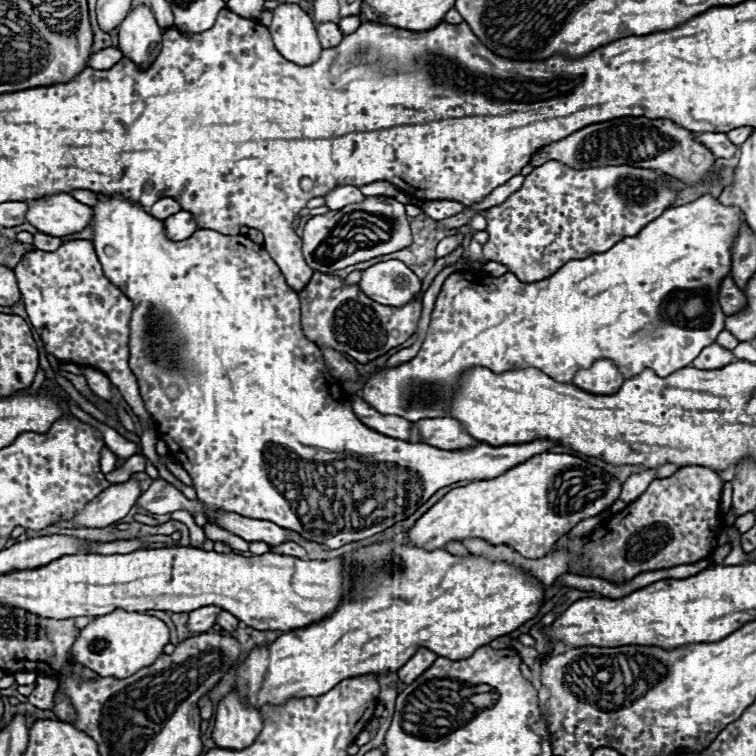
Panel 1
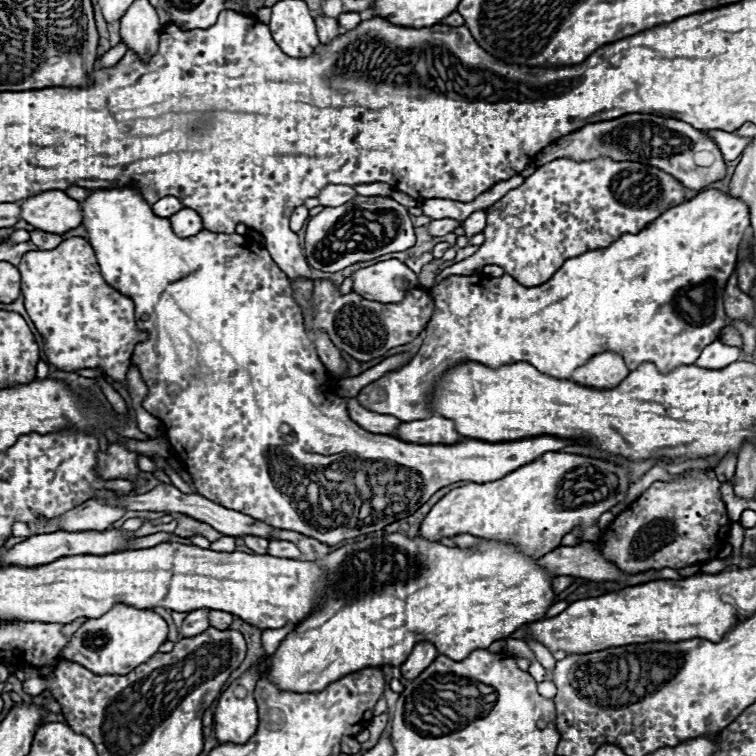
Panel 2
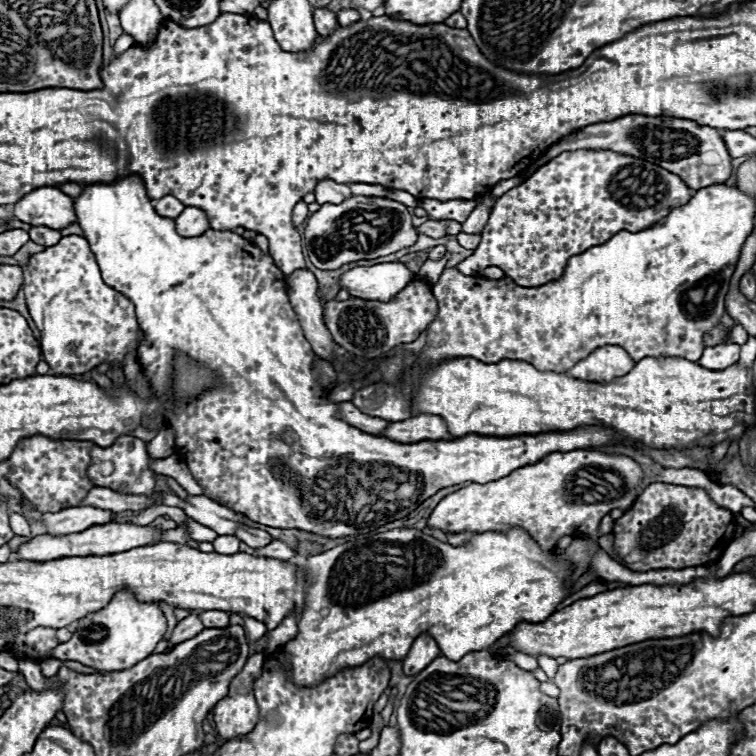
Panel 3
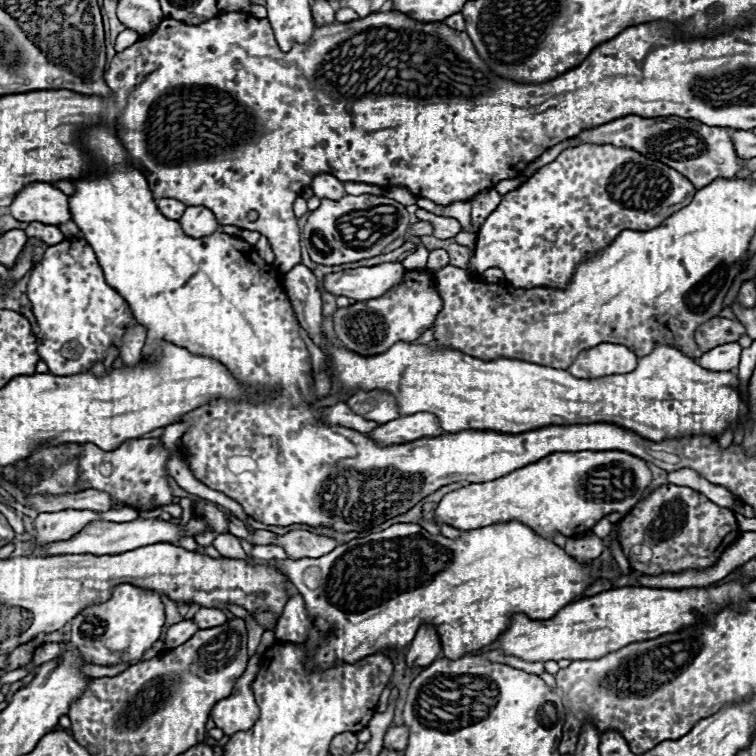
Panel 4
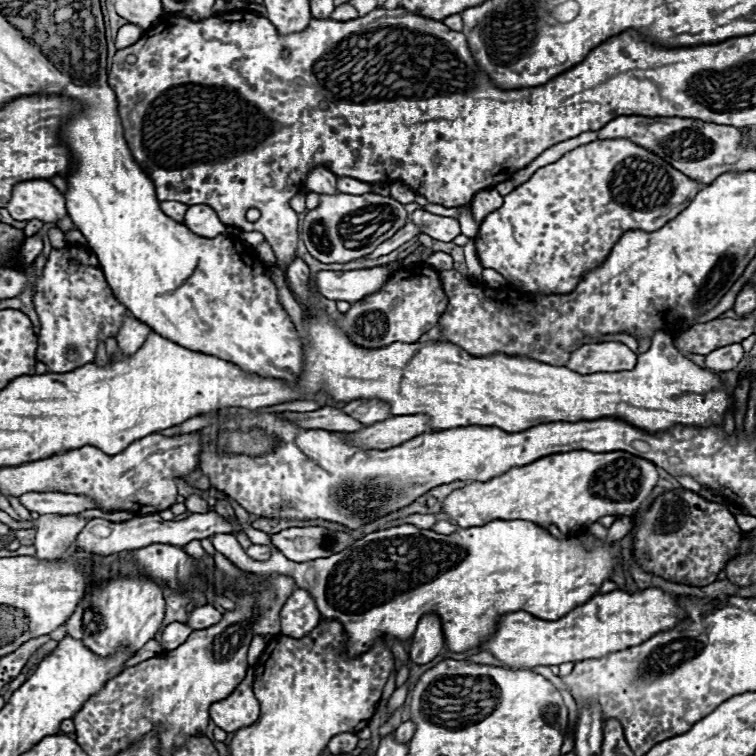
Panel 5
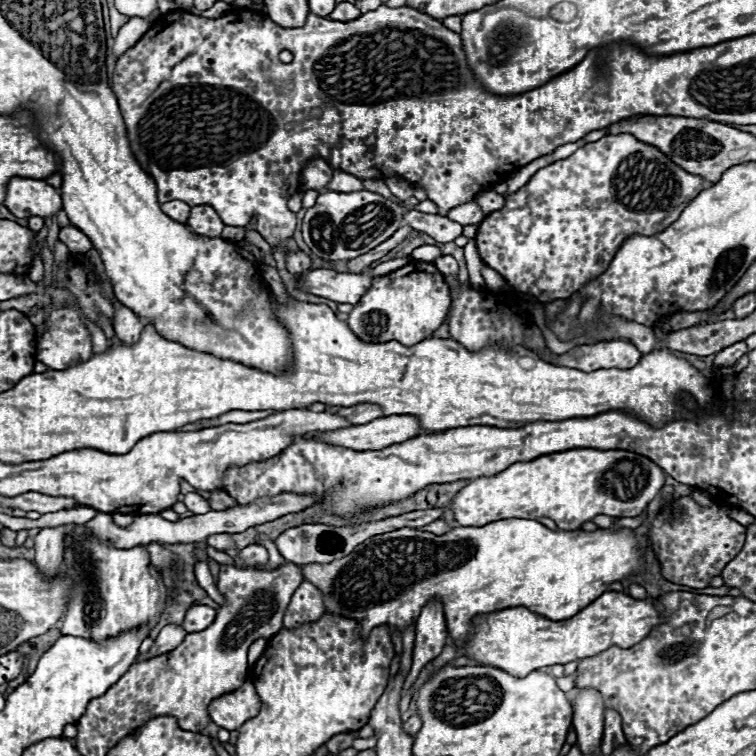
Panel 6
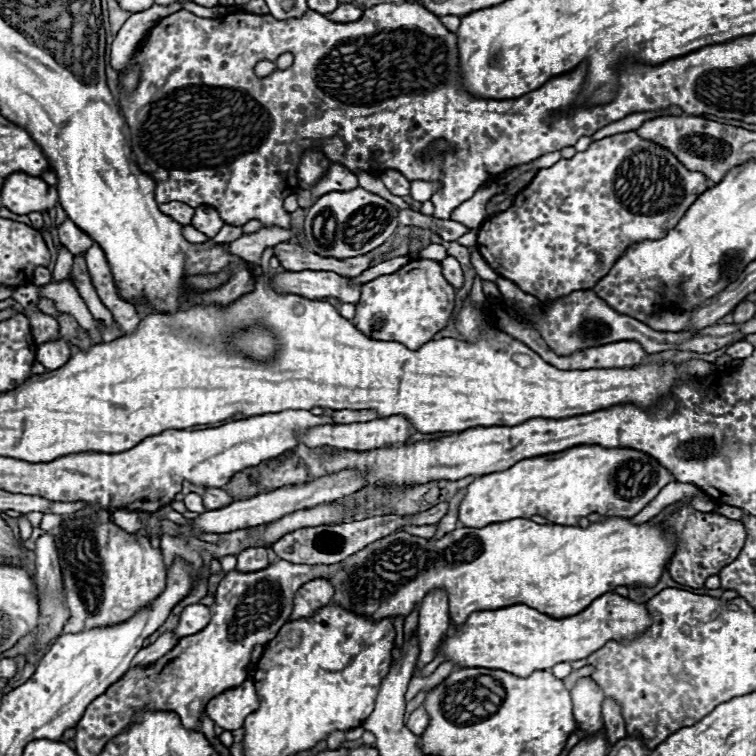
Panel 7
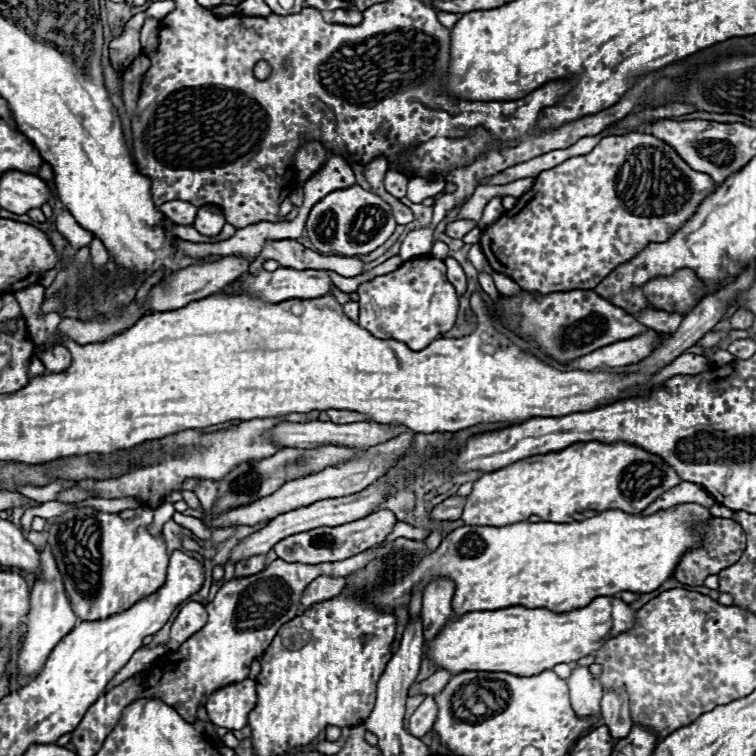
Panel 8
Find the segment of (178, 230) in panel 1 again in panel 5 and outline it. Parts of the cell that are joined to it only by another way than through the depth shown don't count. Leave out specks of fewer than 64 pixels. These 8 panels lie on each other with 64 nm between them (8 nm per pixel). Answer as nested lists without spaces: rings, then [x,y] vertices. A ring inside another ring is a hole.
[[[196,204],[196,206],[190,206],[186,210],[186,216],[184,216],[184,226],[198,234],[198,236],[204,236],[204,238],[212,238],[212,236],[218,236],[224,232],[224,224],[218,220],[216,212],[204,204]]]

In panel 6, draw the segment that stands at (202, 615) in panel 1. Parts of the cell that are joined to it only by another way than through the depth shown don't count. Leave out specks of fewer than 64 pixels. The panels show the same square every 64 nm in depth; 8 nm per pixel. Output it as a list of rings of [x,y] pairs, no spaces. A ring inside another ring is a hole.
[[[168,624],[168,626],[164,626],[164,628],[160,630],[160,634],[158,634],[158,638],[156,638],[156,644],[152,646],[152,650],[146,652],[146,654],[142,654],[138,660],[150,660],[150,658],[156,658],[156,656],[160,656],[160,654],[166,654],[166,652],[174,650],[174,648],[186,638],[186,634],[188,634],[188,632],[186,632],[182,626],[178,626],[178,624]]]

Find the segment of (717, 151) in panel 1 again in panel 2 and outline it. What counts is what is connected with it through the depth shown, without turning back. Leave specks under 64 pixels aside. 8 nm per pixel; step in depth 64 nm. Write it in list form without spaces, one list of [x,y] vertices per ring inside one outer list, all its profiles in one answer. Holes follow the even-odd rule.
[[[708,132],[708,136],[716,142],[724,160],[738,158],[750,142],[750,138],[740,138],[734,132]]]

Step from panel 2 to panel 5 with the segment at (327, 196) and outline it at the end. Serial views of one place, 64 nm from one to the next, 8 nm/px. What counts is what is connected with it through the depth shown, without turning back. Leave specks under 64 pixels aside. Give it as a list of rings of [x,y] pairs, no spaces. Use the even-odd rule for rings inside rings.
[[[314,168],[308,174],[306,190],[316,192],[316,194],[330,194],[332,196],[332,194],[338,194],[336,182],[338,182],[338,178],[332,172],[328,172],[328,168]]]

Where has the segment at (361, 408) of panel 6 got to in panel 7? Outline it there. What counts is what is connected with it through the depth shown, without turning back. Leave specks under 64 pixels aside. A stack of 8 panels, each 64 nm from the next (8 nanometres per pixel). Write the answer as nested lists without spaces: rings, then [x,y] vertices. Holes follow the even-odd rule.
[[[334,410],[332,418],[336,424],[352,424],[352,422],[368,422],[378,418],[376,410]]]

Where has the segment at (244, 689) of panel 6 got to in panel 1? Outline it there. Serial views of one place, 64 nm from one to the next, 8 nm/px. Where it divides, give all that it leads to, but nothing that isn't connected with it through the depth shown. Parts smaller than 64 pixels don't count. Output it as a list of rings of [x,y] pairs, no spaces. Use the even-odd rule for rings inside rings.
[[[236,692],[224,696],[224,700],[218,704],[216,722],[212,730],[212,740],[216,742],[216,746],[242,750],[254,744],[260,732],[262,732],[262,718],[258,710],[242,704]]]

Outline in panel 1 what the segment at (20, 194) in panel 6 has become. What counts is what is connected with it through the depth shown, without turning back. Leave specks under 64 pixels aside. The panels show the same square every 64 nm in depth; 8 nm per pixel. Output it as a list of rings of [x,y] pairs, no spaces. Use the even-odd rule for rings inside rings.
[[[54,194],[34,200],[26,212],[26,220],[48,236],[68,236],[82,232],[92,222],[92,208],[80,204],[70,194]]]

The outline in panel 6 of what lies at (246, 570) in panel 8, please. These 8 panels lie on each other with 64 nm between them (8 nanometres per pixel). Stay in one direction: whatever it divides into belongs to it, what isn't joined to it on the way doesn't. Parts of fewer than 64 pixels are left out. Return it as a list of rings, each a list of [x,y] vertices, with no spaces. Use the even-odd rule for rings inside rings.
[[[250,544],[246,548],[242,548],[242,560],[250,566],[254,564],[264,564],[264,560],[268,560],[268,552],[264,546],[260,544]]]

